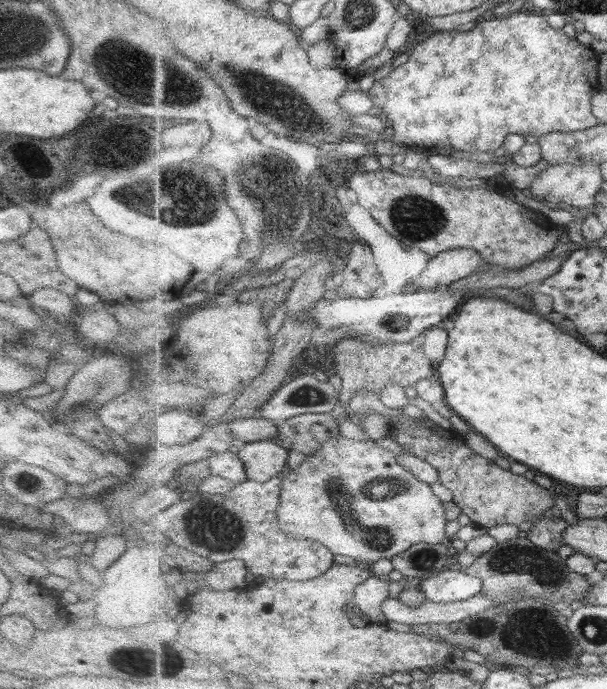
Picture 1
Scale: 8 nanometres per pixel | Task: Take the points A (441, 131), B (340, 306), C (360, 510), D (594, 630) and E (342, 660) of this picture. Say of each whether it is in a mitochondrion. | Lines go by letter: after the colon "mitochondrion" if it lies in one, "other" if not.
A: other
B: other
C: mitochondrion
D: mitochondrion
E: other

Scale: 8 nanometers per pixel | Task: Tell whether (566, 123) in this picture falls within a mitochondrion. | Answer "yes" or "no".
no

